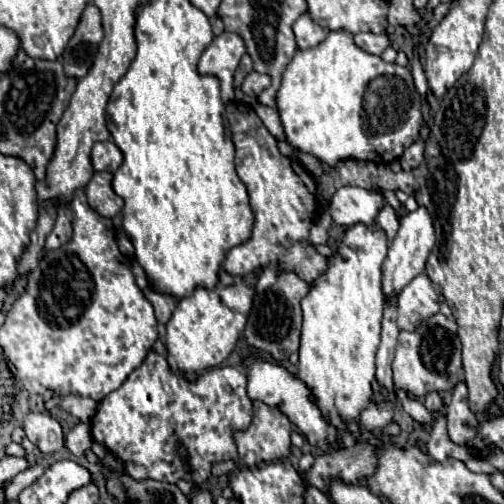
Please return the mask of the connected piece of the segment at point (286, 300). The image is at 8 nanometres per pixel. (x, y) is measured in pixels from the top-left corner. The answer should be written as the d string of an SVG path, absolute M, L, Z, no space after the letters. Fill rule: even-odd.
M282 271L278 275L278 281L270 289L254 297L254 305L248 315L248 323L244 331L248 343L264 353L270 353L274 359L284 359L292 351L296 351L300 341L300 325L302 325L300 299L304 297L304 293L308 293L308 283L304 283L292 271Z

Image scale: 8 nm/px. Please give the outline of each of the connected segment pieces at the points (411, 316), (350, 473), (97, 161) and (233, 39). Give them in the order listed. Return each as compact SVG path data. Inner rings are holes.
M426 273L418 275L398 295L398 327L416 329L416 325L438 313L440 293Z
M356 443L354 447L340 449L334 455L316 457L316 463L308 471L300 471L300 477L312 487L326 491L328 483L334 479L346 483L362 481L364 477L374 473L374 465L374 449L366 443Z
M112 141L96 143L92 149L92 165L94 171L114 173L122 165L122 151Z
M224 31L222 35L214 37L214 41L206 47L200 57L198 71L202 75L216 75L222 87L222 101L228 105L234 101L234 71L240 63L240 57L246 53L246 45L240 35Z

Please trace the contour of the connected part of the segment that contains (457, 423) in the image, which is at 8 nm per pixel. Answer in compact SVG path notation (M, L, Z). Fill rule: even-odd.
M462 381L452 391L452 401L446 407L446 419L448 419L448 435L454 443L466 445L476 435L478 421L468 407L468 391Z

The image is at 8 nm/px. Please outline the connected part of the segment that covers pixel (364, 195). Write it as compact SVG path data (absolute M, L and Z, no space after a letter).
M344 185L336 189L328 205L330 215L338 225L354 225L356 221L372 225L380 207L382 195L378 191L366 191L354 185Z

